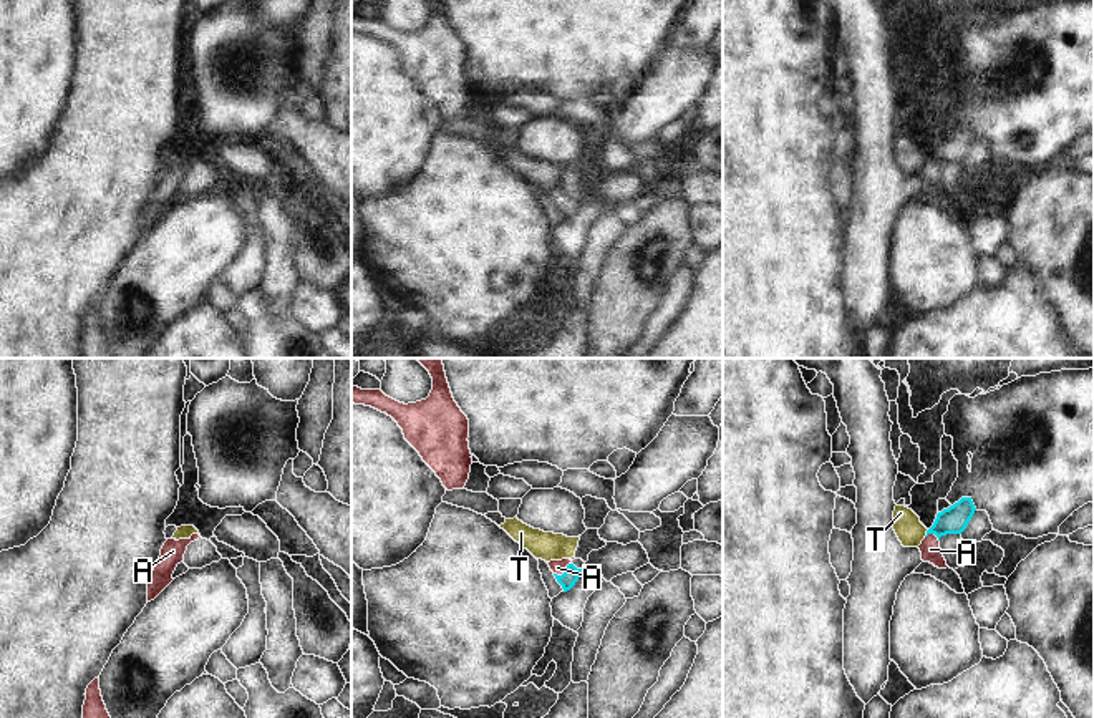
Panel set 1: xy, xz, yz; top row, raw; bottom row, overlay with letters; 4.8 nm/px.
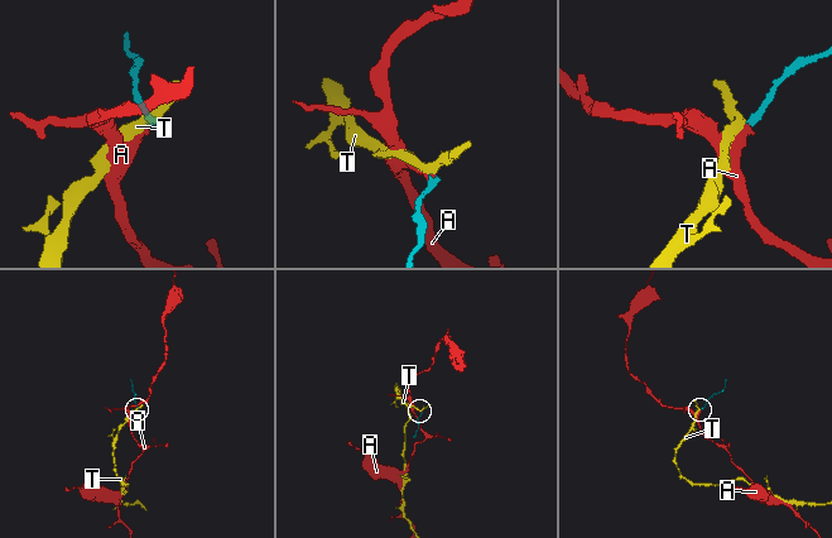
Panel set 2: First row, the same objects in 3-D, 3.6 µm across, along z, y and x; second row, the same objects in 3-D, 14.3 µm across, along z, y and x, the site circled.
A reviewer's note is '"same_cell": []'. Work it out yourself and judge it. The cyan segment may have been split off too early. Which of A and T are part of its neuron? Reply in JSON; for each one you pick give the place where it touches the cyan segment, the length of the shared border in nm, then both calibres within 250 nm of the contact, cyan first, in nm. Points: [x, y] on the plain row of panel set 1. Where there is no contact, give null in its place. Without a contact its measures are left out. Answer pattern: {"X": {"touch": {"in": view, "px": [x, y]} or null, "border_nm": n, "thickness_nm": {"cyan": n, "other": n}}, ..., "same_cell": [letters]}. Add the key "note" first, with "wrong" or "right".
{"note": "wrong", "A": {"touch": {"in": "xz", "px": [564, 201]}, "border_nm": 110, "thickness_nm": {"cyan": 80, "other": 70}}, "same_cell": ["A"]}

